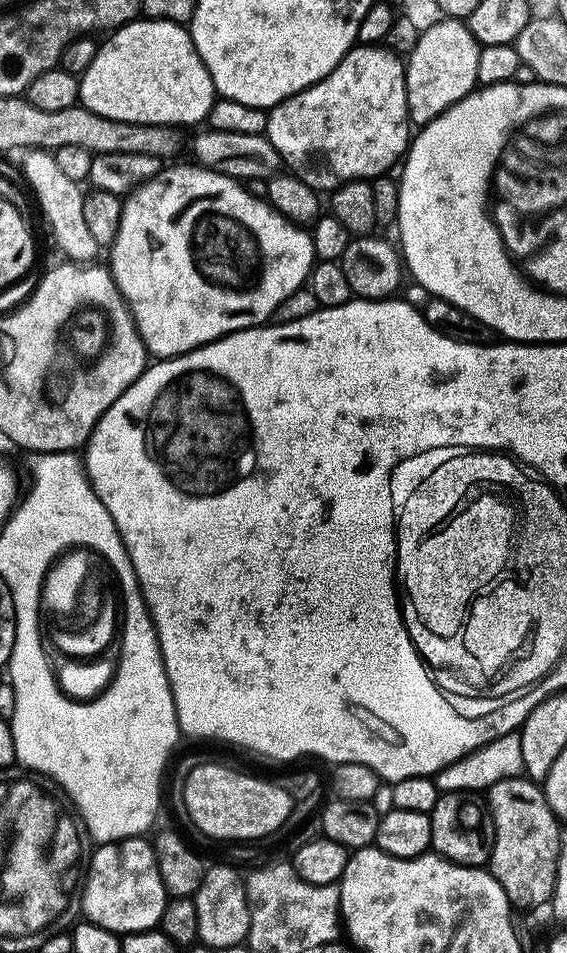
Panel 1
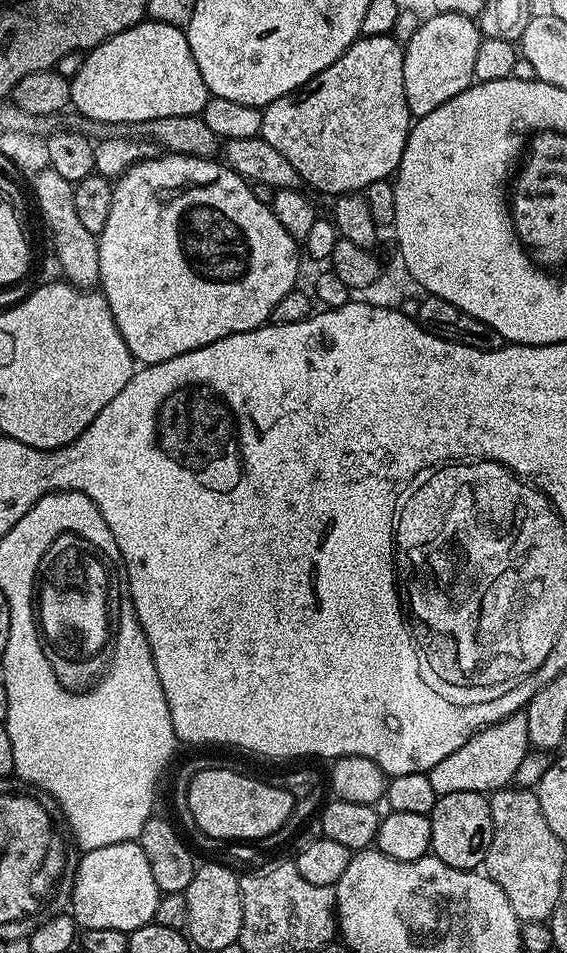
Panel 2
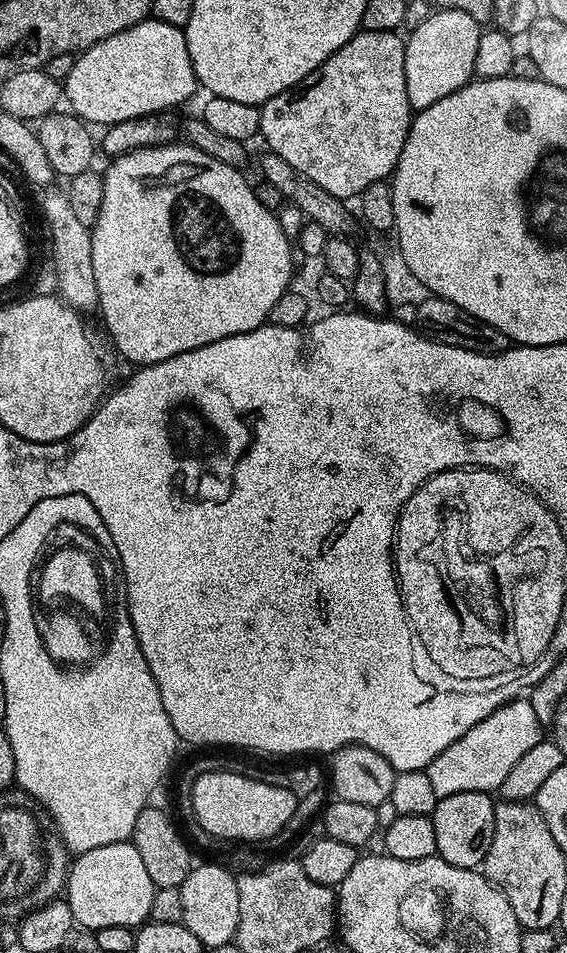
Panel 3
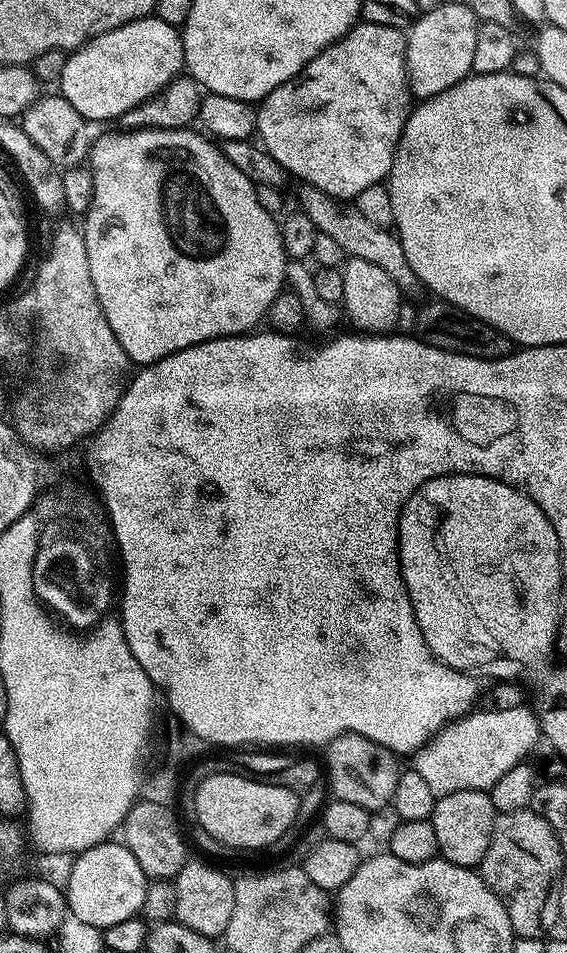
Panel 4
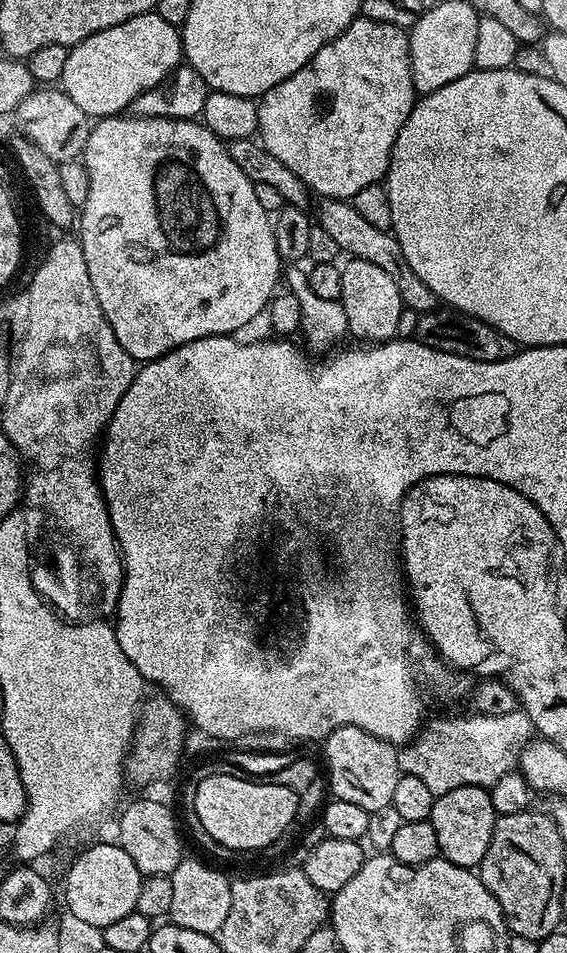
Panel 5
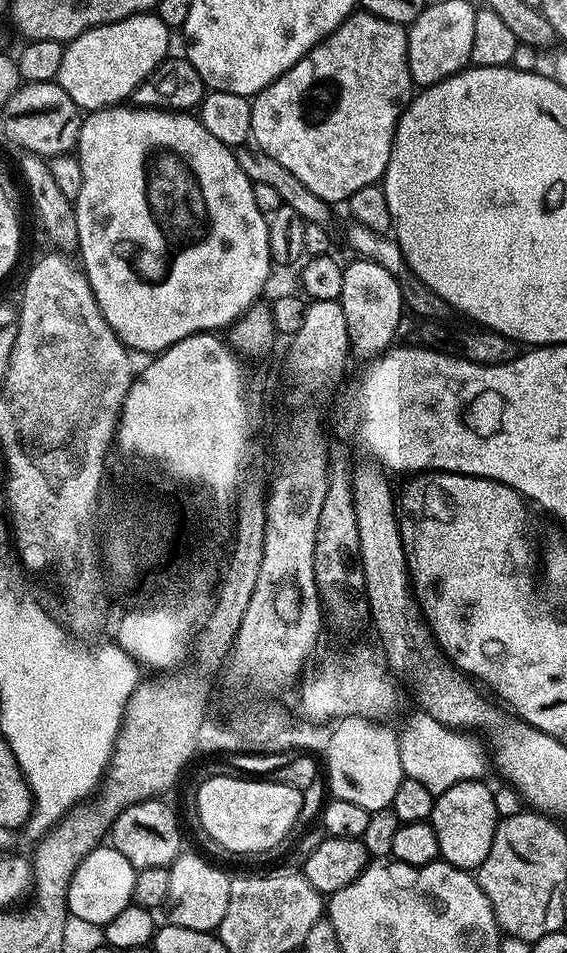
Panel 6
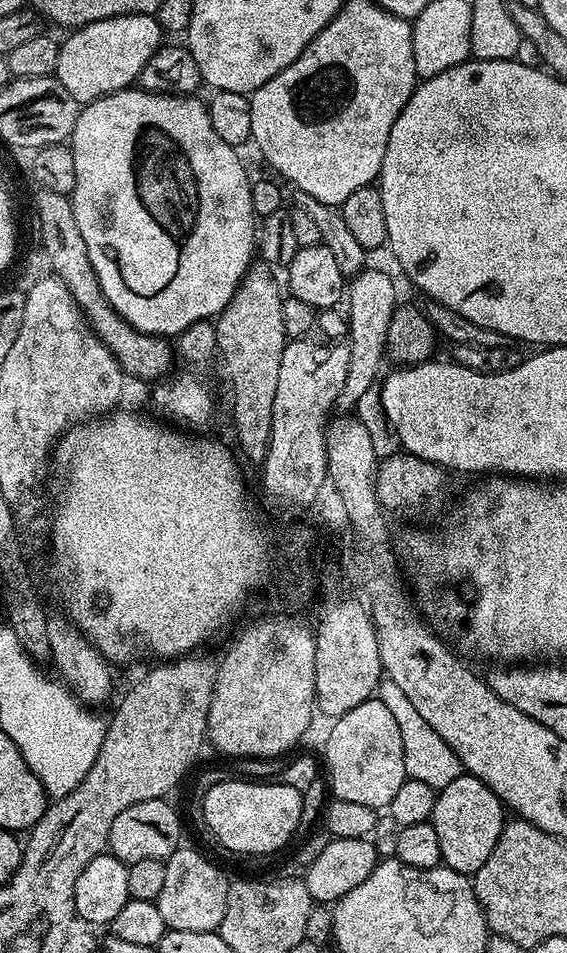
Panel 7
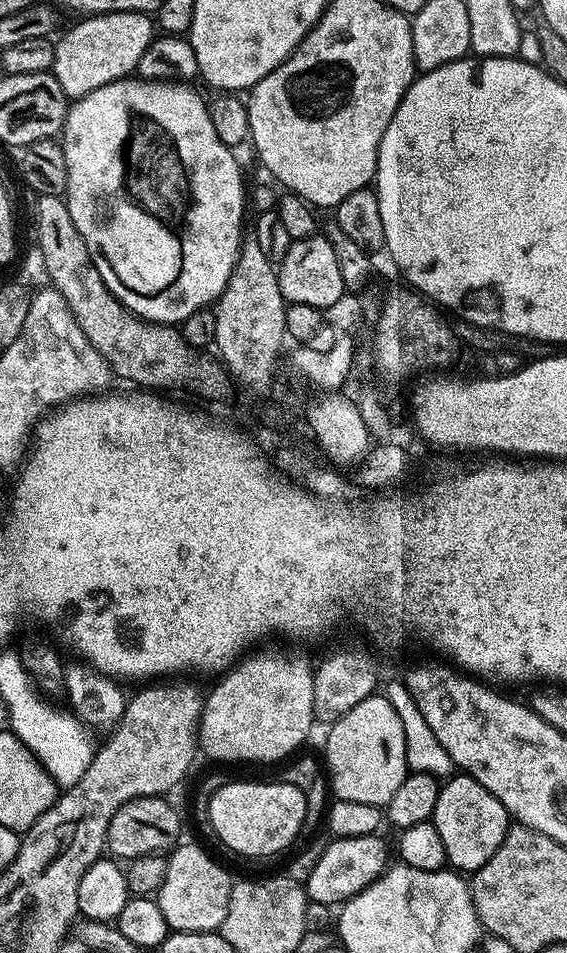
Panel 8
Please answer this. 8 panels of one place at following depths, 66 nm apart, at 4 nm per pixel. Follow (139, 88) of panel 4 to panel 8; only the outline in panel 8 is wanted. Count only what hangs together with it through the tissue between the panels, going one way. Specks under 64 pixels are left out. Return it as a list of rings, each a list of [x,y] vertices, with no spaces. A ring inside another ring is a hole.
[[[106,12],[81,20],[84,21],[55,41],[56,53],[50,69],[69,98],[85,96],[90,90],[98,90],[98,86],[131,77],[138,58],[146,54],[146,46],[154,38],[153,17],[143,12]]]

